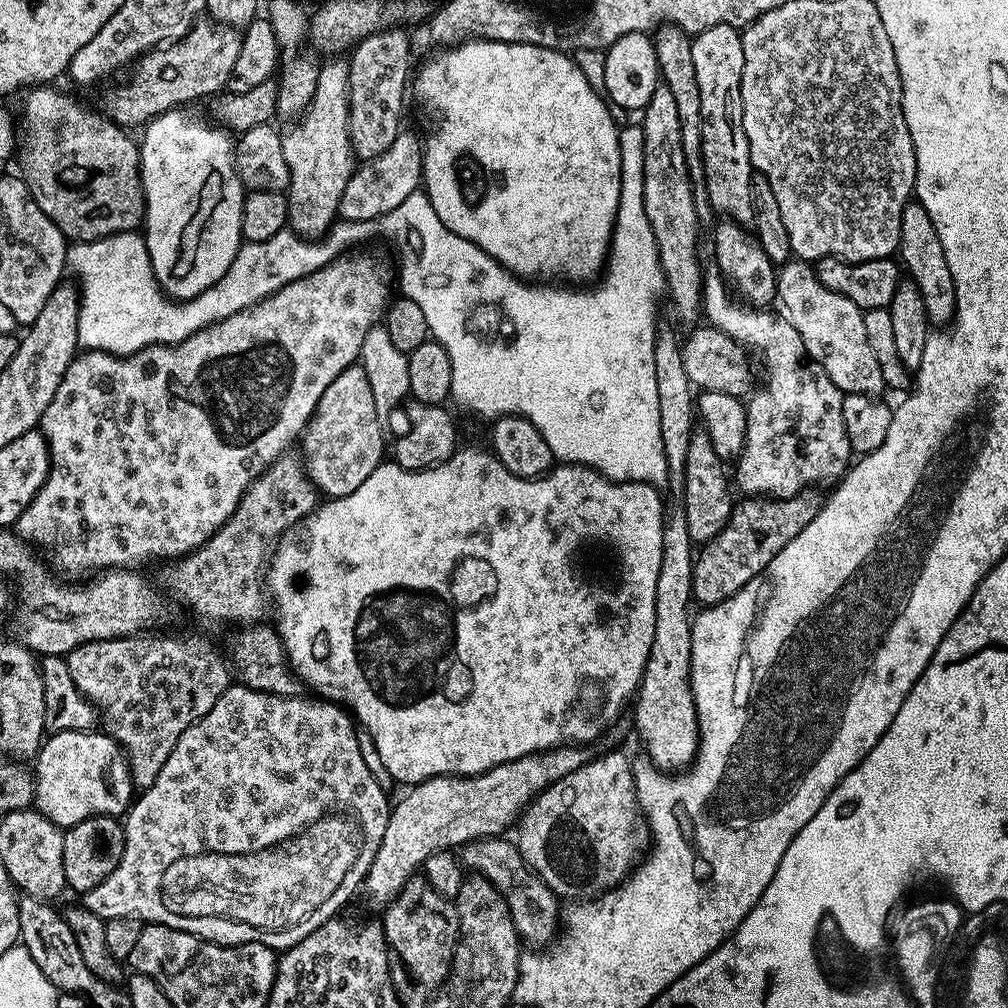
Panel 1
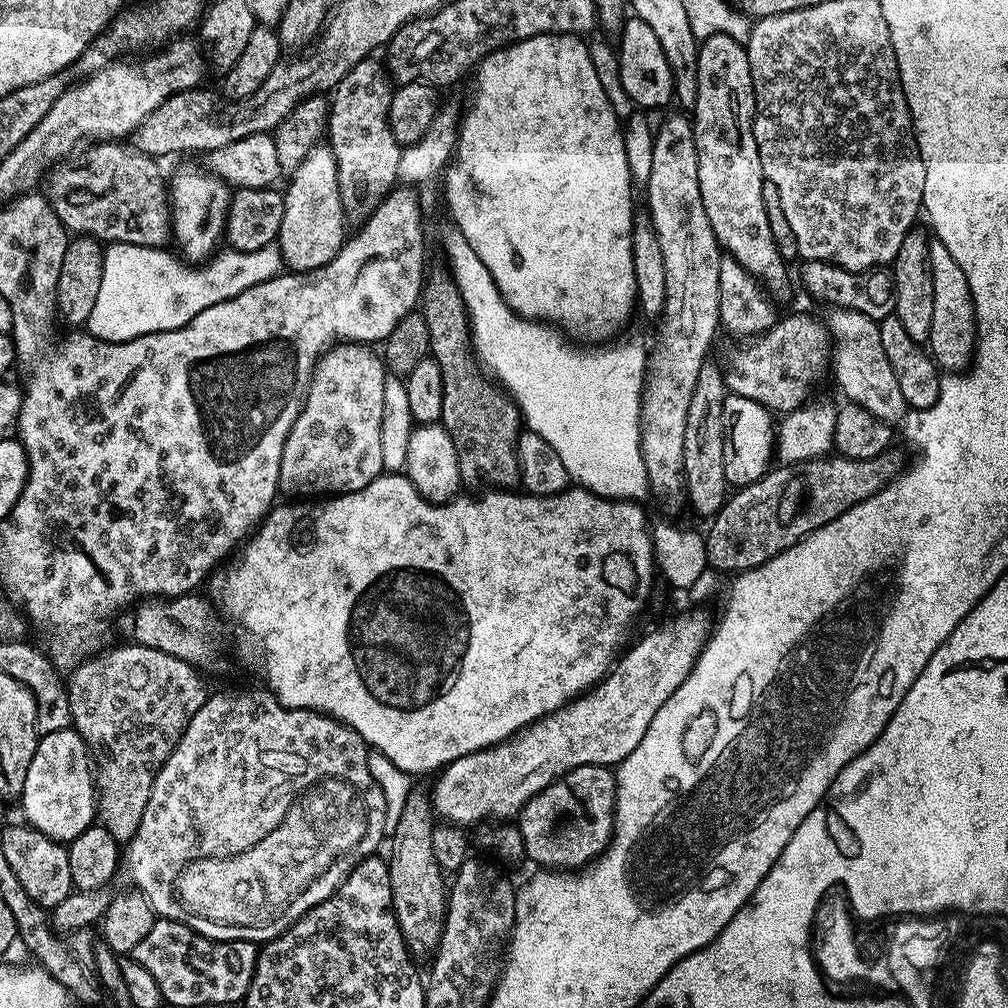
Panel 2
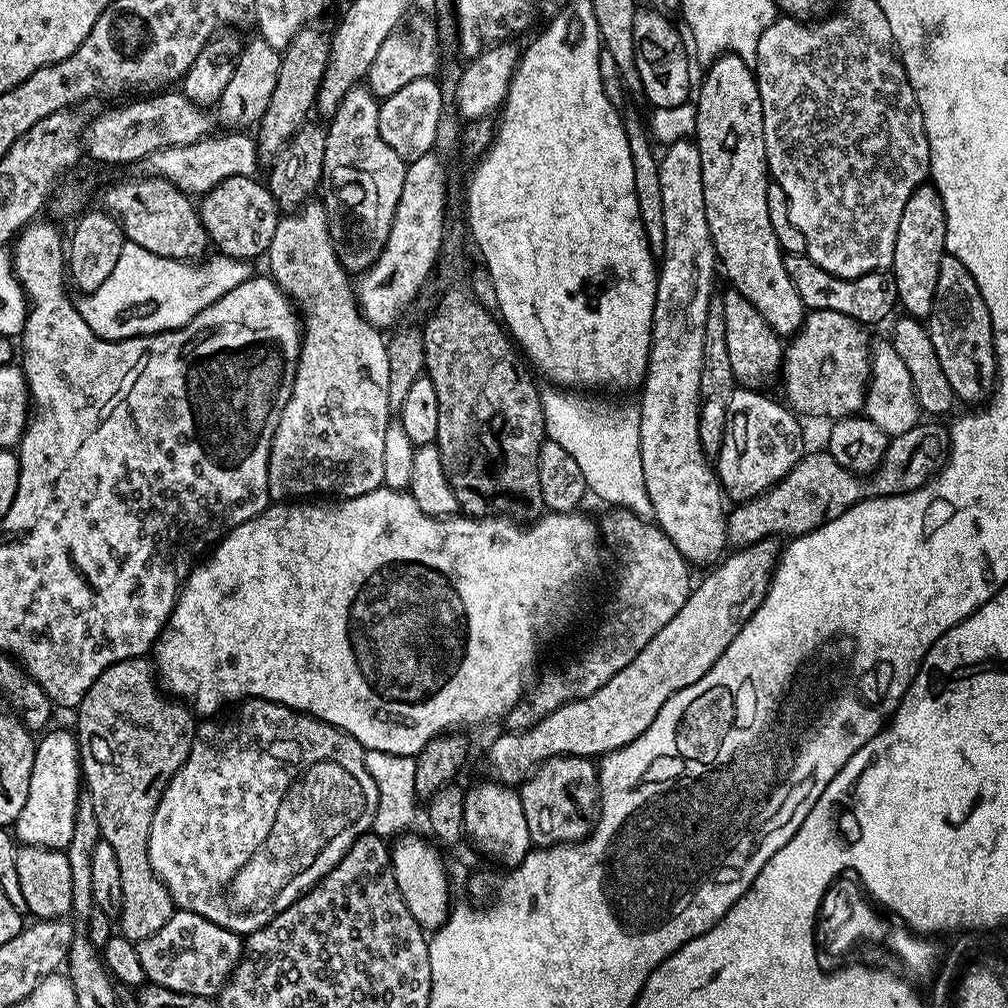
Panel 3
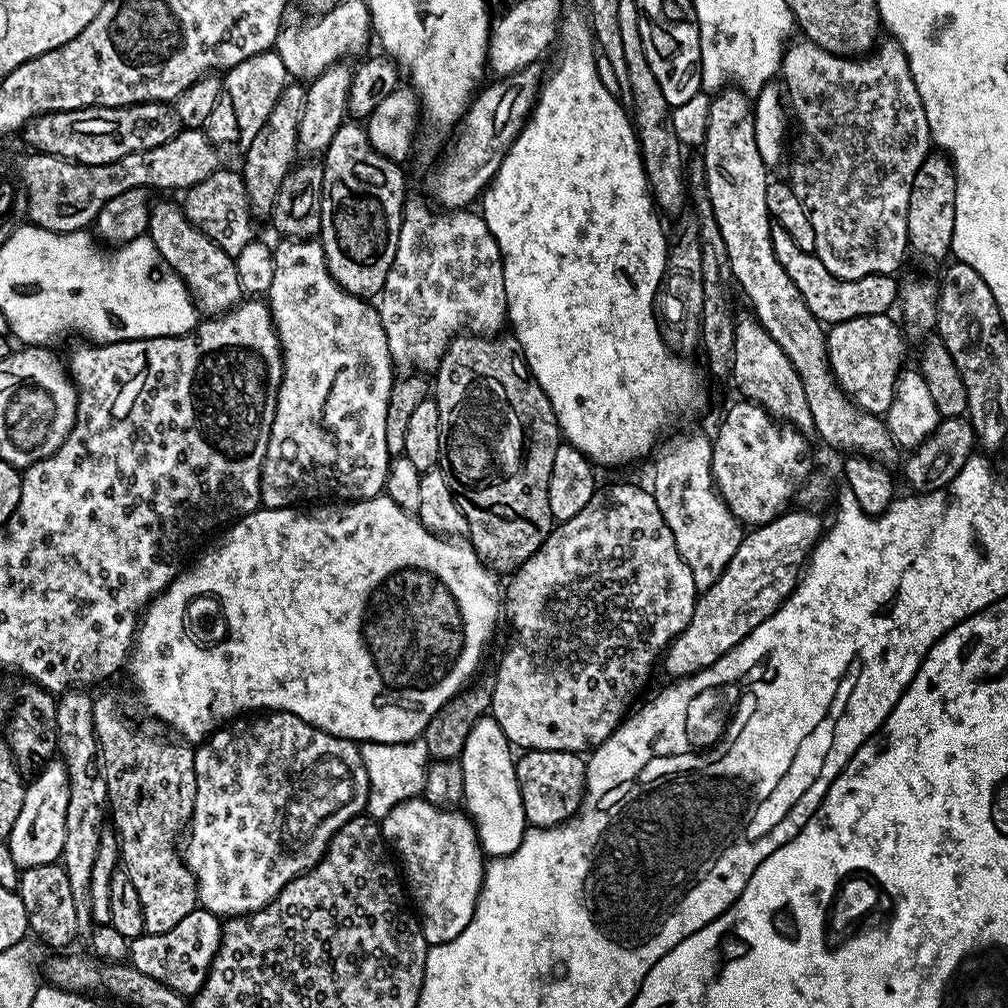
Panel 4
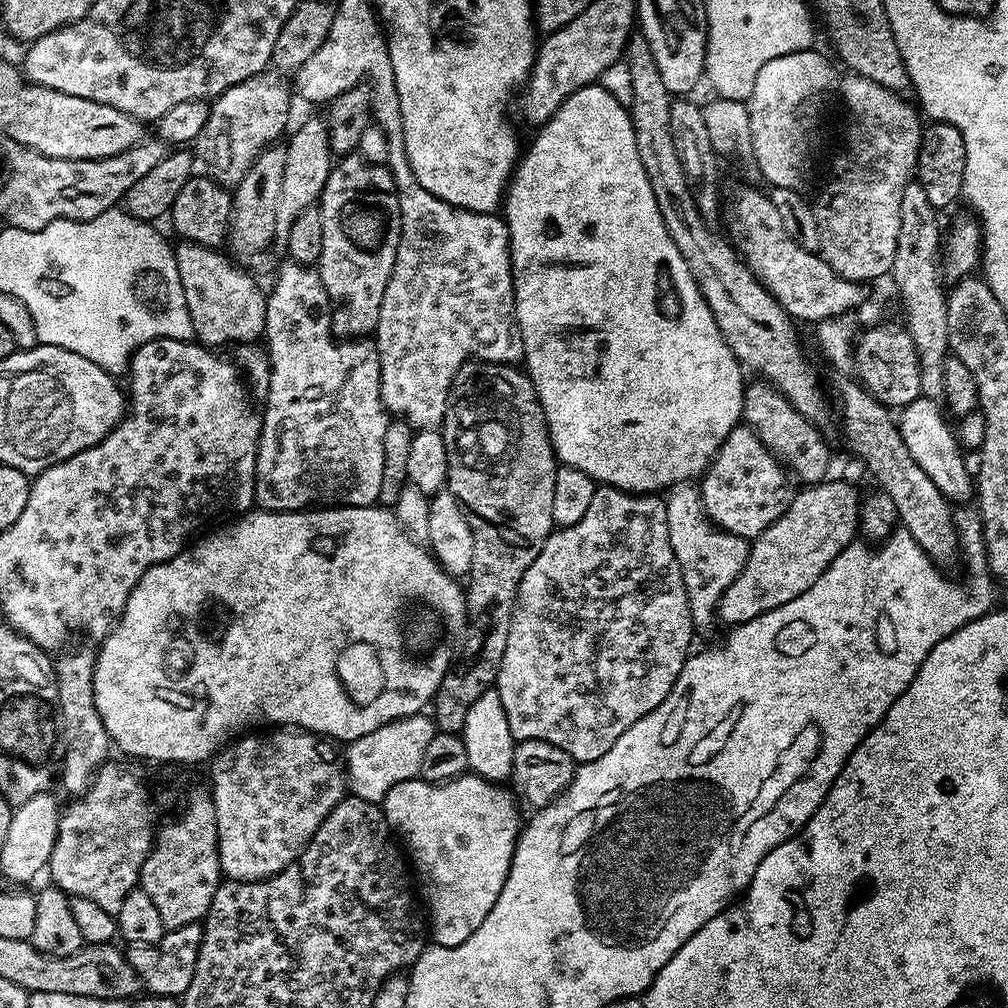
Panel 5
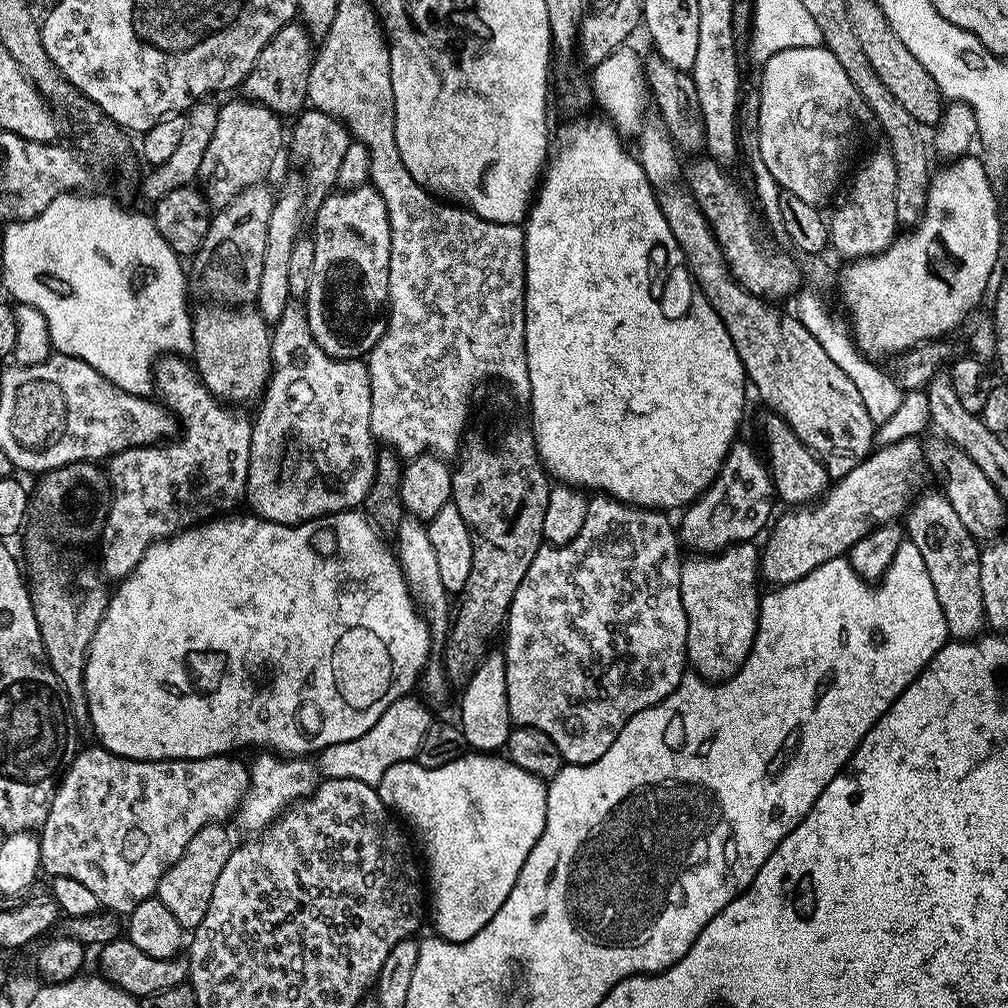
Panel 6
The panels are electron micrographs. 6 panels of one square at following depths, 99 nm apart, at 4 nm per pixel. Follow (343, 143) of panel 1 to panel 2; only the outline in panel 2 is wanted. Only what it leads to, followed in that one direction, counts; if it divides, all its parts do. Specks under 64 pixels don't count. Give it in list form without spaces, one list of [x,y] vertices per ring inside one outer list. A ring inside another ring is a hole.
[[[317,146],[312,148],[310,154],[306,154],[306,158],[302,158],[298,170],[291,172],[289,180],[292,181],[289,182],[288,189],[283,189],[282,192],[284,213],[278,237],[280,253],[285,265],[291,271],[309,272],[315,268],[324,268],[336,257],[346,239],[346,231],[344,232],[346,213],[338,190],[338,166],[331,147]]]

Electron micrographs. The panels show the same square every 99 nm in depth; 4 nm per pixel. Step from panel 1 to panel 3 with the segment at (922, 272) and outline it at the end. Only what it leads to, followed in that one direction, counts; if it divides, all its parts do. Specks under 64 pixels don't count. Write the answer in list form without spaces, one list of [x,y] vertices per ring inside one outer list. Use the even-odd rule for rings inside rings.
[[[945,254],[941,259],[937,290],[934,292],[933,308],[927,316],[926,327],[930,342],[934,342],[938,362],[957,401],[965,400],[968,406],[983,405],[996,387],[996,351],[990,310],[986,310],[978,282],[974,282],[970,270],[966,270],[966,266],[962,266],[956,256]]]

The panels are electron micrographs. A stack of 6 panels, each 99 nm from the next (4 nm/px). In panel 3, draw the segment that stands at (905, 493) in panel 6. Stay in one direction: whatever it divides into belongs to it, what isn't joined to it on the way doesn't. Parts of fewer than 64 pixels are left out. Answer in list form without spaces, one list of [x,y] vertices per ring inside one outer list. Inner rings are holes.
[[[769,538],[752,544],[749,548],[740,548],[731,554],[725,555],[711,569],[712,572],[700,585],[693,587],[688,593],[686,602],[650,642],[641,650],[632,661],[610,682],[606,682],[594,694],[590,694],[581,700],[571,700],[568,704],[563,704],[558,710],[554,710],[546,718],[542,718],[534,726],[516,731],[505,731],[505,736],[500,736],[488,748],[488,768],[493,772],[495,779],[502,785],[519,786],[528,779],[529,775],[536,771],[540,765],[544,764],[552,756],[586,756],[589,758],[603,758],[609,752],[618,750],[634,738],[638,738],[658,718],[658,710],[666,706],[666,702],[678,690],[698,682],[722,658],[722,654],[734,642],[734,638],[742,630],[744,621],[749,620],[756,613],[758,606],[768,593],[768,585],[772,579],[773,572],[776,571],[776,561],[778,559],[777,541]]]

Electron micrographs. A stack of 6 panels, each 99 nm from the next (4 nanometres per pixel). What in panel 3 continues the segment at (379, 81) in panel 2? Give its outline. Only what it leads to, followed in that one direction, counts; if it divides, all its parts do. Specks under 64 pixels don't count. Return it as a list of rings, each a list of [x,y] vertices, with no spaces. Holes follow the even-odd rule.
[[[357,86],[352,88],[338,106],[338,110],[331,116],[326,124],[326,158],[324,159],[324,179],[322,181],[322,203],[326,210],[326,218],[328,219],[328,229],[330,230],[330,238],[334,250],[340,259],[340,265],[344,267],[345,272],[349,274],[359,274],[366,271],[375,260],[380,257],[382,250],[386,246],[386,238],[390,238],[390,226],[394,222],[394,210],[398,210],[398,198],[402,198],[402,182],[404,181],[404,169],[406,161],[398,154],[394,154],[394,150],[390,150],[390,146],[386,146],[382,134],[378,134],[378,114],[380,113],[380,101],[377,100],[375,94],[366,86]]]

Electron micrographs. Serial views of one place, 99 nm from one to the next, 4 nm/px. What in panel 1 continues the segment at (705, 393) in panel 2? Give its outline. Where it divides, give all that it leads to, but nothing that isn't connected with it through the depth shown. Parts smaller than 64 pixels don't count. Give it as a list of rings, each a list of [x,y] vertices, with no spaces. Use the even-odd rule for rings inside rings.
[[[696,430],[690,438],[690,450],[686,453],[686,486],[682,501],[686,510],[686,526],[690,529],[693,545],[703,546],[714,539],[726,526],[734,507],[732,500],[733,485],[726,461],[714,450],[707,432]]]

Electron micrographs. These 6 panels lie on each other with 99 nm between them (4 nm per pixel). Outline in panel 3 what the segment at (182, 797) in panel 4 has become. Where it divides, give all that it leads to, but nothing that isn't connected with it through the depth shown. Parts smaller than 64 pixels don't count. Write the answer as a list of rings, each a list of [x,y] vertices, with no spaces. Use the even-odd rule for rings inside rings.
[[[142,656],[123,660],[102,670],[94,686],[86,690],[74,716],[74,735],[80,746],[80,766],[82,780],[86,785],[86,796],[94,802],[94,814],[98,818],[103,843],[114,846],[114,858],[118,858],[118,871],[122,874],[122,906],[118,913],[118,932],[127,940],[139,942],[150,938],[150,934],[158,934],[158,930],[162,930],[162,926],[170,922],[174,911],[168,887],[156,877],[156,871],[148,861],[148,835],[152,829],[154,810],[164,793],[164,787],[188,761],[198,724],[187,704],[165,695],[158,683],[153,661]]]

